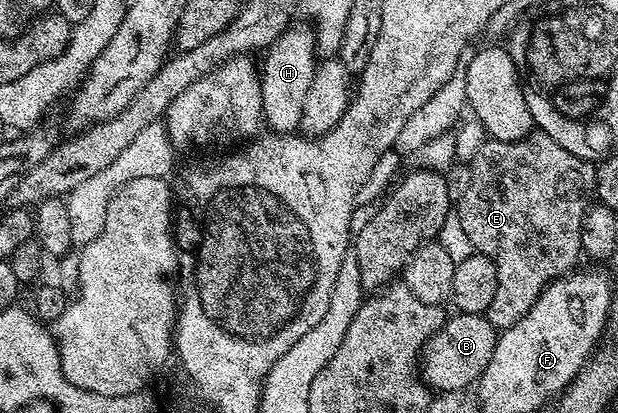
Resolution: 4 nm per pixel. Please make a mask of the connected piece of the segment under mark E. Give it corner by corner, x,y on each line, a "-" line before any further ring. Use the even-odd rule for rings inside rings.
536,129
527,138
510,143
486,138
468,167
469,184
461,200
458,203
456,200
455,214
471,240
474,252
487,257
495,265
497,288
484,316
493,327
504,329
515,325
550,283
570,274
578,266
577,258
583,255
581,226
597,186
597,167
590,160
567,153
559,141
551,141
547,133

